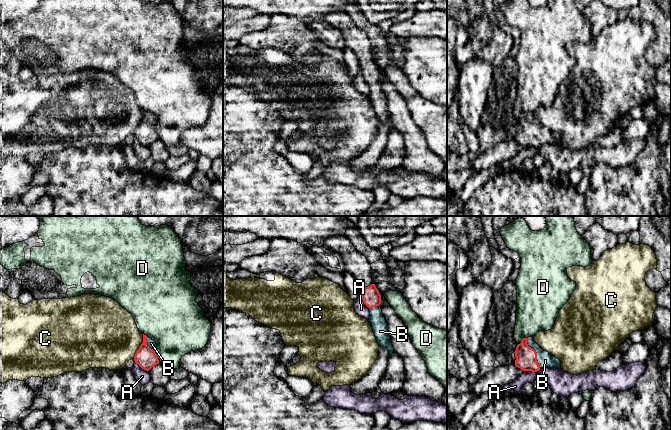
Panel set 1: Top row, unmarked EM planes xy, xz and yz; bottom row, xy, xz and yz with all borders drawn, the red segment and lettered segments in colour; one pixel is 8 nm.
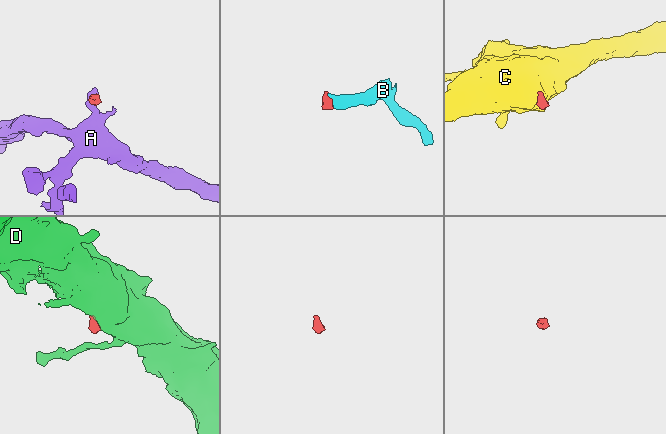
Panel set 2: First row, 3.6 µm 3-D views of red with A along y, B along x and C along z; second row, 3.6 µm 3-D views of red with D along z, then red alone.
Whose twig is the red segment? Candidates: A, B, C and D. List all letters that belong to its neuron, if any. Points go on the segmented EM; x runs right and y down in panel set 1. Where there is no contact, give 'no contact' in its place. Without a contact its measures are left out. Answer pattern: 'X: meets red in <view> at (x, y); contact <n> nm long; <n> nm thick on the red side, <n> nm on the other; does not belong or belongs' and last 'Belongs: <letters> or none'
A: meets red in xz at (362, 299); contact 140 nm long; 150 nm thick on the red side, 100 nm on the other; does not belong
B: meets red in yz at (535, 352); contact 260 nm long; 180 nm thick on the red side, 130 nm on the other; belongs
C: meets red in xy at (140, 346); contact 220 nm long; 170 nm thick on the red side, 460 nm on the other; does not belong
D: meets red in xy at (157, 357); contact 110 nm long; 170 nm thick on the red side, 360 nm on the other; does not belong
Belongs: B

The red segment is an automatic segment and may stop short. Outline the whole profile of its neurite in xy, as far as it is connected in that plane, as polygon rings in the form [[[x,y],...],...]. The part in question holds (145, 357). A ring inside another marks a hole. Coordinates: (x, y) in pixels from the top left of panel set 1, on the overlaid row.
[[[143,334],[143,342],[134,356],[135,363],[146,371],[159,364],[158,357],[155,353],[156,346],[157,344],[154,340]]]

